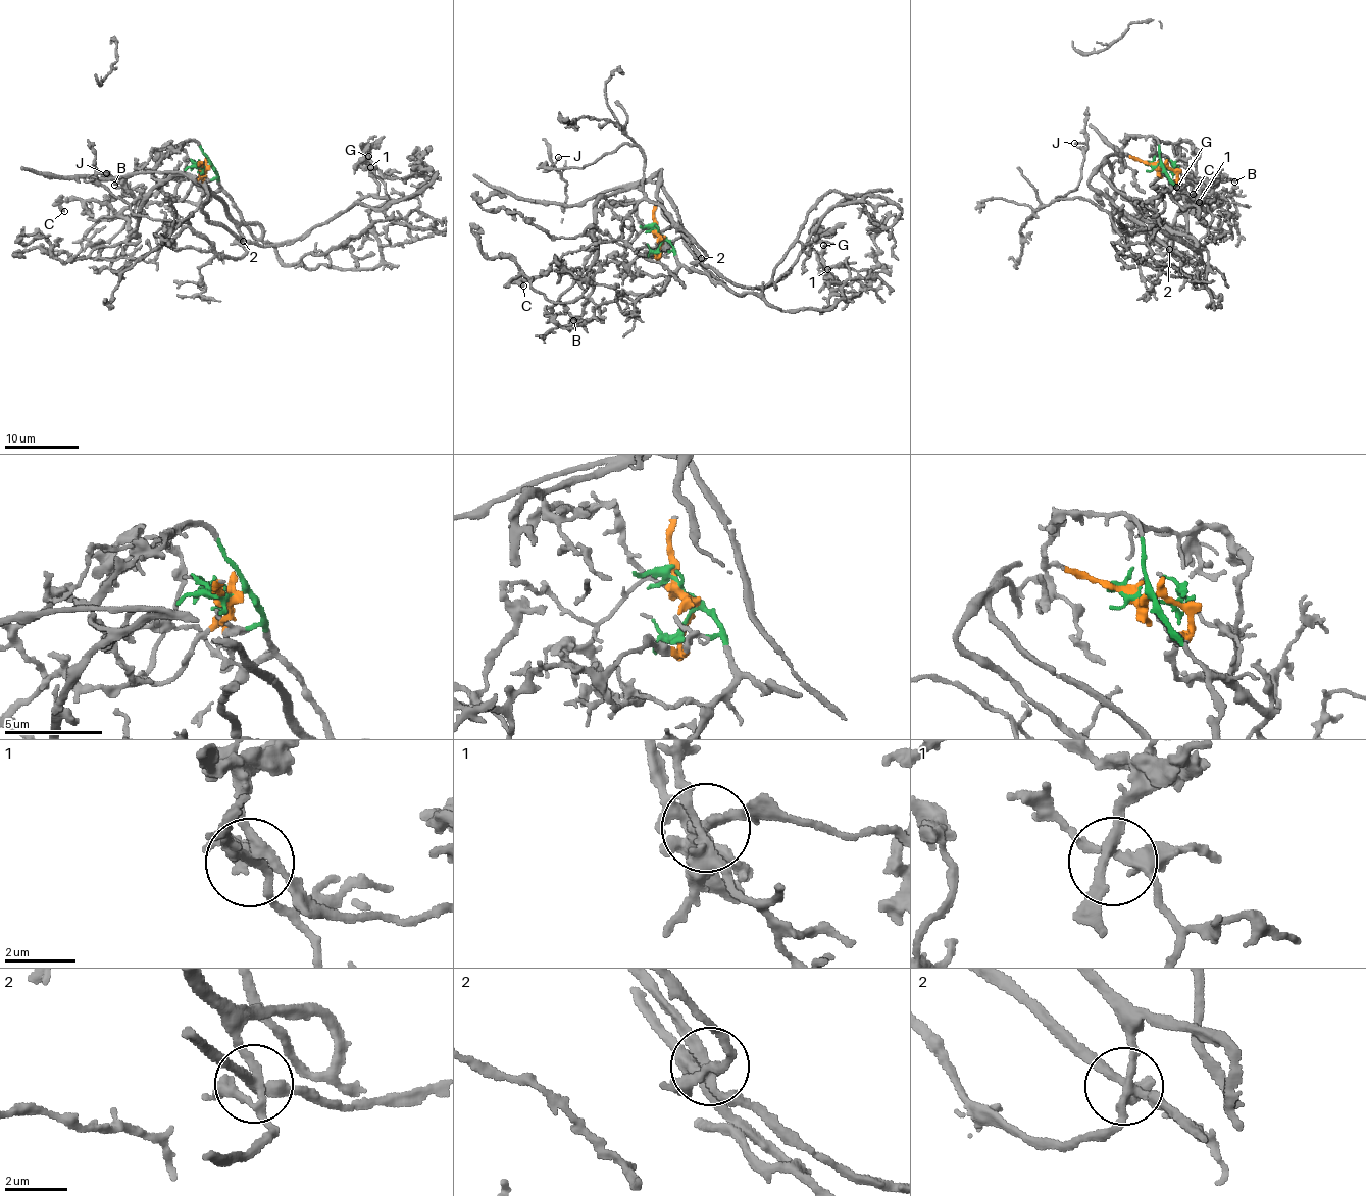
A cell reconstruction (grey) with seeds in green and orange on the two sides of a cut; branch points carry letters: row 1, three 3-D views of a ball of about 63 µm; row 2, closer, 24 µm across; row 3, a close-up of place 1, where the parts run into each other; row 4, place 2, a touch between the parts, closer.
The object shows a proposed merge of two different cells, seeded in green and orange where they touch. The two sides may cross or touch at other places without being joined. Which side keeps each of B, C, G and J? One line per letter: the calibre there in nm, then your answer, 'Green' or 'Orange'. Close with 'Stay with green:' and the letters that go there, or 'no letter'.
B: Thickness 220 nm. Orange
C: Thickness 280 nm. Orange
G: Thickness 200 nm. Green
J: Thickness 170 nm. Green
Stay with green: G, J

